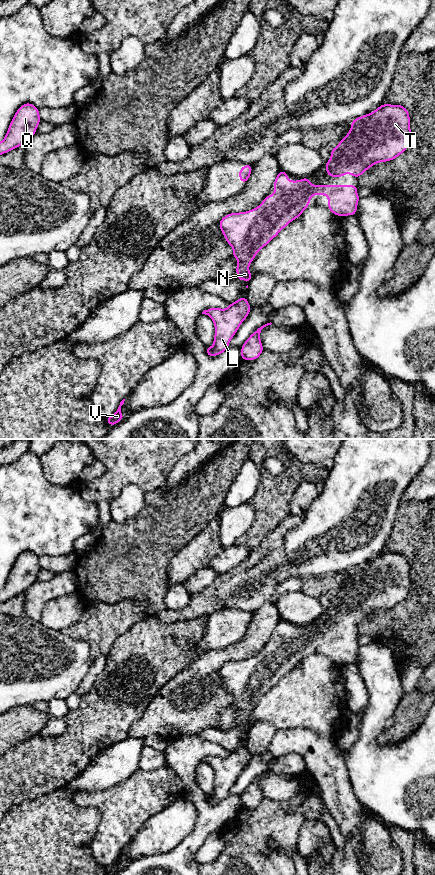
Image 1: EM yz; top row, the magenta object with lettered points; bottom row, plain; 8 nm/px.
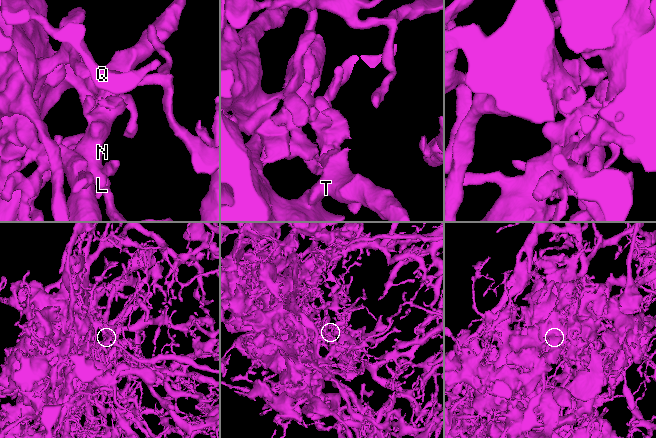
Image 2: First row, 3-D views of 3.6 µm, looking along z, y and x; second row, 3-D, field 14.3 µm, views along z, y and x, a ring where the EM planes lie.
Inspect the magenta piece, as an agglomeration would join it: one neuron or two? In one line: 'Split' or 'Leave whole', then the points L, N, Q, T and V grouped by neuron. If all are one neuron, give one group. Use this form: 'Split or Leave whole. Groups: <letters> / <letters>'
Leave whole. Groups: L N Q T V

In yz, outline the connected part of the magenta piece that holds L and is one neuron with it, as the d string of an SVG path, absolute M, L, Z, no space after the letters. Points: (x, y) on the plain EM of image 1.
M240 745L237 749L230 751L227 757L208 756L202 760L213 768L215 775L214 792L212 795L206 795L209 805L219 804L229 796L230 788L251 757L247 745Z

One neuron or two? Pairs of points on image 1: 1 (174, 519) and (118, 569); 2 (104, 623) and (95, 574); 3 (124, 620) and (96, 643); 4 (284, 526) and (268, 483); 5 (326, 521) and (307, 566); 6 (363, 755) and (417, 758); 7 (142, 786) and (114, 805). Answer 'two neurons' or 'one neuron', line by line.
1: one neuron
2: two neurons
3: one neuron
4: two neurons
5: one neuron
6: one neuron
7: one neuron

